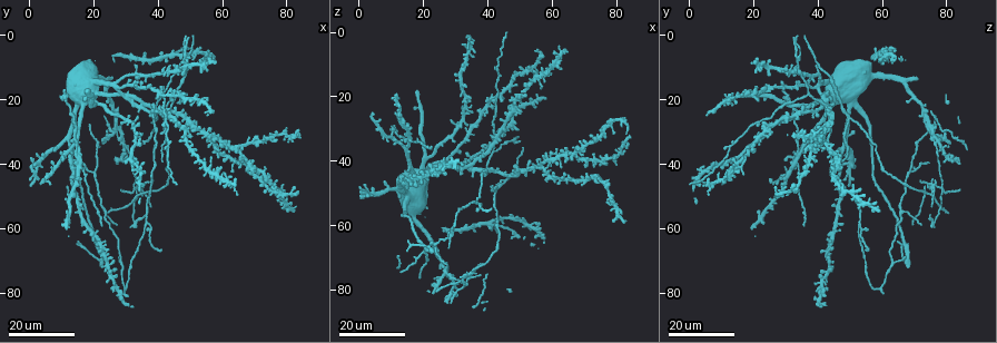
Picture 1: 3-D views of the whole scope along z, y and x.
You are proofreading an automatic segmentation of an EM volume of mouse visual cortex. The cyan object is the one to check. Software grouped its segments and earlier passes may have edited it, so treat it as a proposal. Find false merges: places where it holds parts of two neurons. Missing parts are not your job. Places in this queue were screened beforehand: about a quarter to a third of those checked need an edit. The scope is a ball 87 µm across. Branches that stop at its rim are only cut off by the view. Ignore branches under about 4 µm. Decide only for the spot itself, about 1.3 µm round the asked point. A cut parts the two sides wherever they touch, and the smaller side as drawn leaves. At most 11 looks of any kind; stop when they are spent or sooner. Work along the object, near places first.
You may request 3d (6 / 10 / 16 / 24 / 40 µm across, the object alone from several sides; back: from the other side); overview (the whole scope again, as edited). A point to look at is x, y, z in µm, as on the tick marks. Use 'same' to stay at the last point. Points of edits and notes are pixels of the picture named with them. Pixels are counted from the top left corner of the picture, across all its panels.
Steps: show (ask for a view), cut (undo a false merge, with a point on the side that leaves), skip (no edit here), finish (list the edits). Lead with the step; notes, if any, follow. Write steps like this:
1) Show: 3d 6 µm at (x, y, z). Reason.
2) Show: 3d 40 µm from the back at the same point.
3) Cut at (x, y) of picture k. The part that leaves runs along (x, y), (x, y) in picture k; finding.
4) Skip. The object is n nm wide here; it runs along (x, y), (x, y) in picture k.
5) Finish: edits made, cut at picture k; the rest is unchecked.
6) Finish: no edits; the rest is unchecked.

Show: 3d 24 µm at (55, 41, 15). Four or more arms meet.

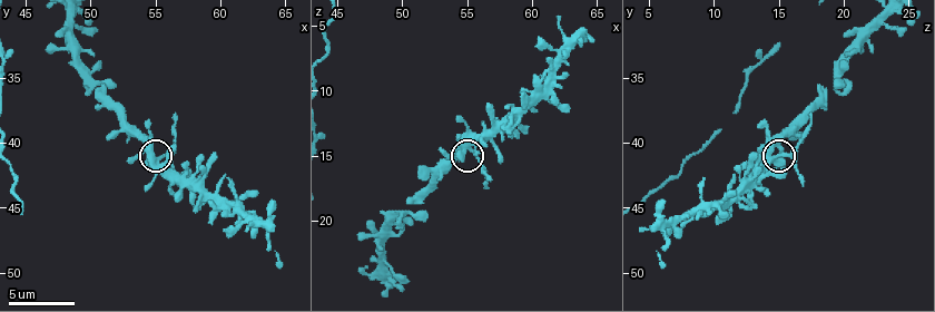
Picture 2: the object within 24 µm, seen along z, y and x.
Show: 3d 10 µm at (55.4, 41.2, 14.6). Zoom in.

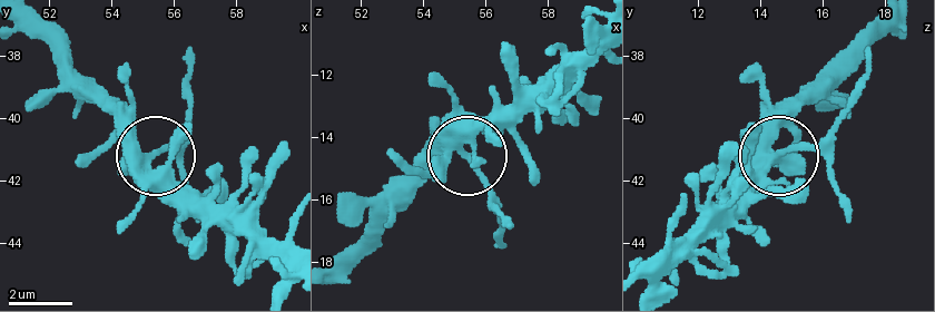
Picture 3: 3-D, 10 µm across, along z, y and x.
Cut at (490, 189) of picture 3. 4 arms meet here; the part that leaves runs along (777, 157), (830, 128), (867, 65), (865, 51) in picture 3; two neurons meet here.

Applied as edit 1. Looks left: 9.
Show: 3d 24 µm at (16, 40, 33). Three arms meet.

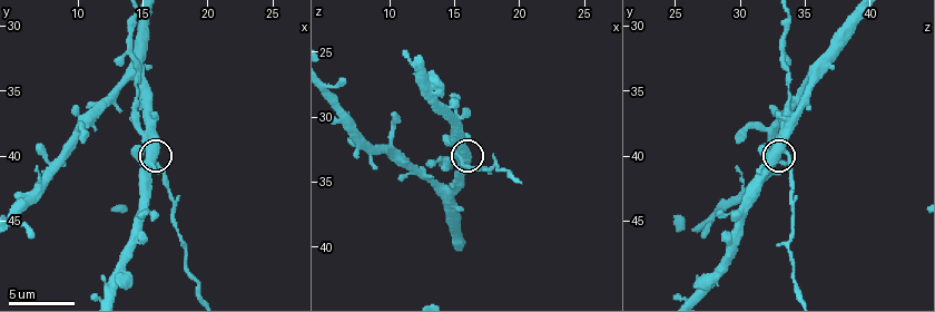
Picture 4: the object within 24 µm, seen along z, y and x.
Show: 3d 6 µm at the same point.

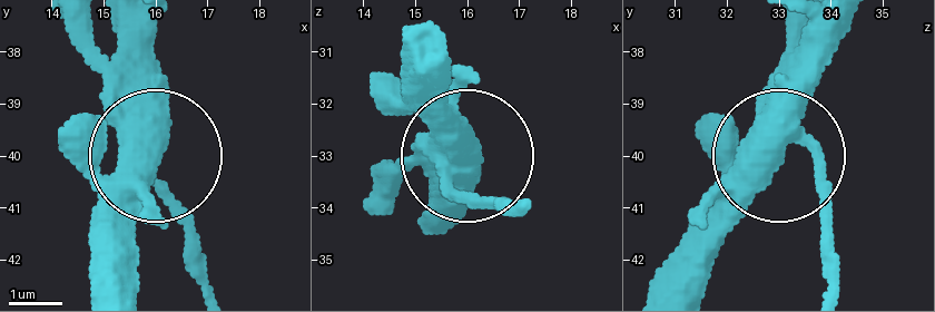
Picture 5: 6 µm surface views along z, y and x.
Cut at (464, 200) of picture 5. The object is 440 nm wide here; a second neuron is stuck on.

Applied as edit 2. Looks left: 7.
Show: overview. See it whole again.

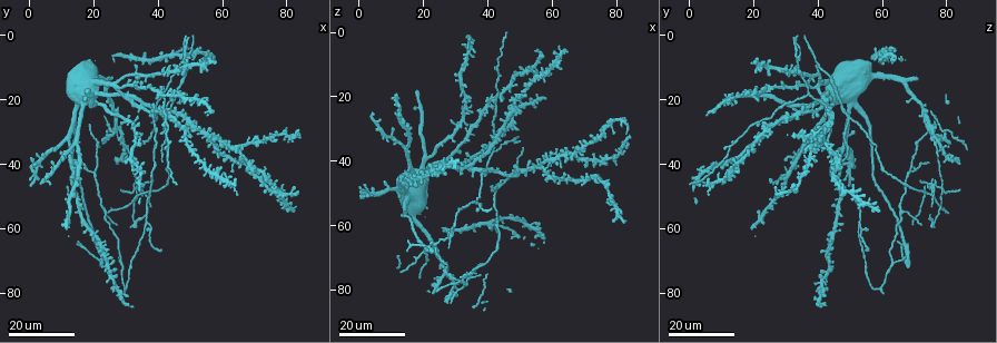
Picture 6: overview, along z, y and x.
Show: 3d 16 µm at (37, 59, 53). Three-way junction.

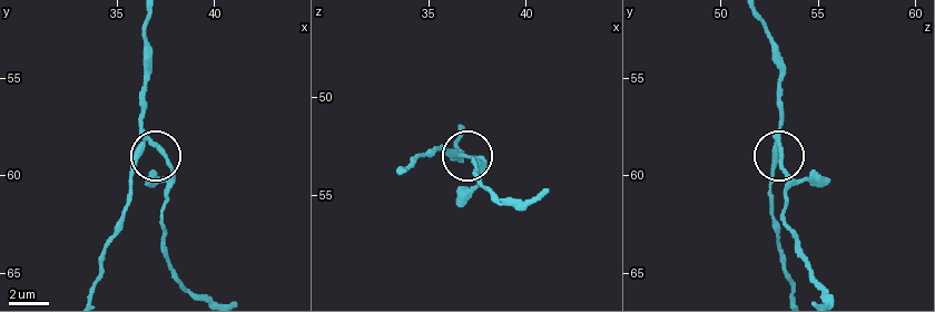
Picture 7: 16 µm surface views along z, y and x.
Show: 3d 10 µm at (36.6, 58.4, 52.9). Zoom in.

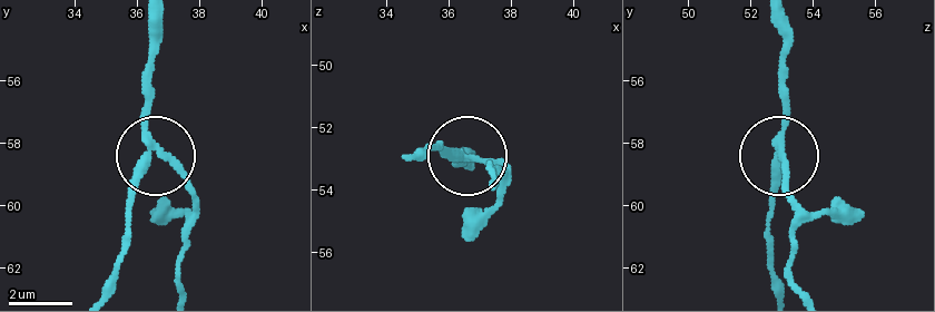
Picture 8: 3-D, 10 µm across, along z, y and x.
Cut at (186, 173) of picture 8. The part that leaves runs along (151, 145), (192, 206), (192, 239), (176, 286) in picture 8; a second neuron is stuck on.

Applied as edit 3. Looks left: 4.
Show: overview.

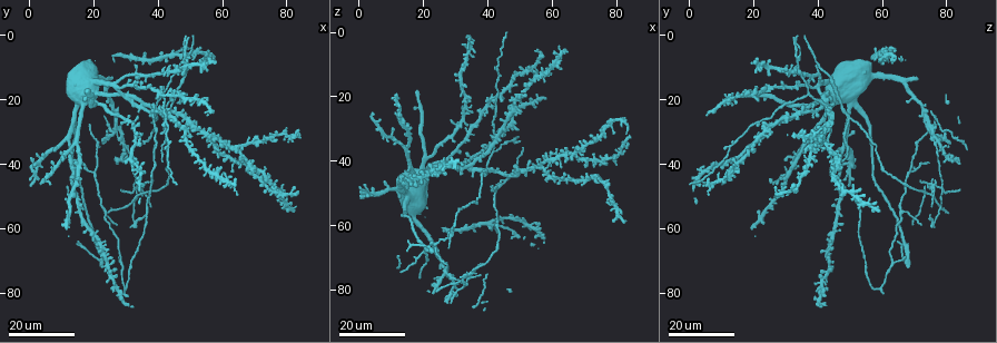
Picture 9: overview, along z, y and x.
Show: 3d 24 µm at (23, 54, 66). Three arms meet.

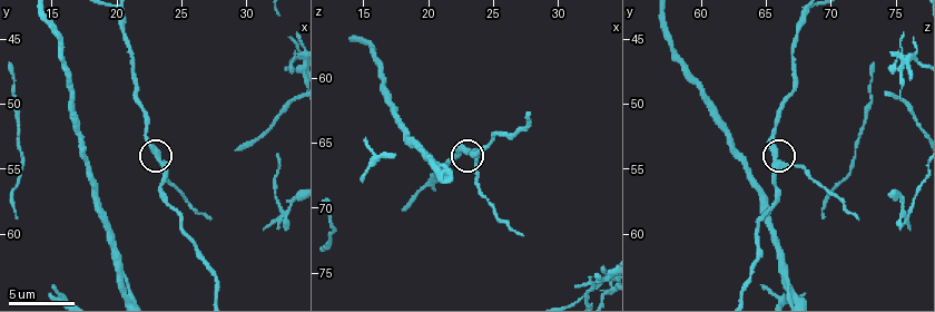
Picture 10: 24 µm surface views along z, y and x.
Show: 3d 6 µm at (23.8, 54.4, 66.2).

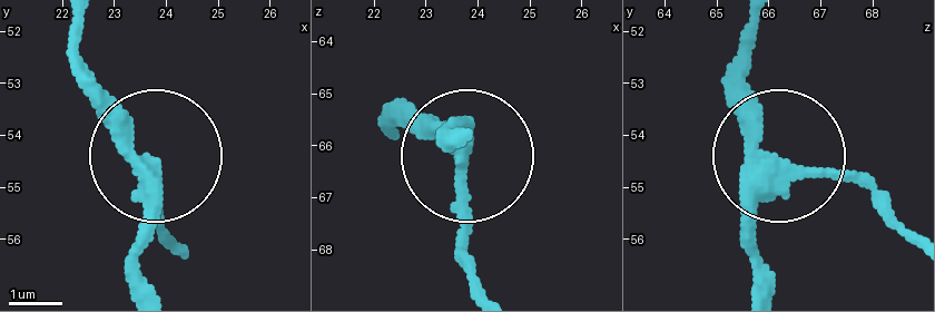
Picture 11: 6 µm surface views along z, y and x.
Show: 3d 6 µm from the back at (23.60, 54.60, 66.05).

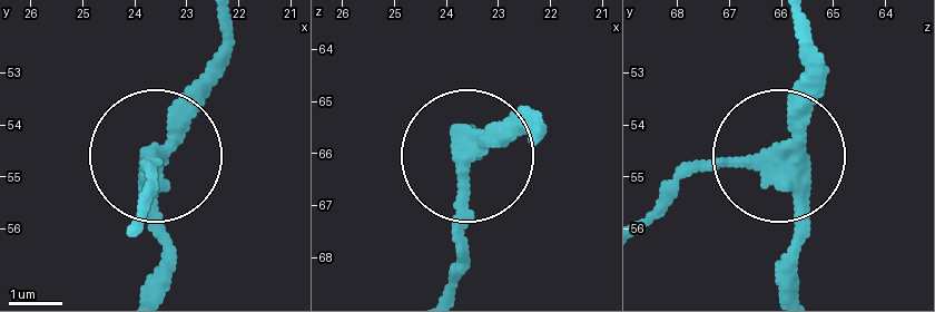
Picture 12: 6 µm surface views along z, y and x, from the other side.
Cut at (460, 225) of picture 12. 3 arms meet here; the part that leaves runs along (463, 153), (463, 255), (450, 282) in picture 12; a second neuron is stuck on.

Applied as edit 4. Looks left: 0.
Finish: edits made, cut at picture 3, cut at picture 5, cut at picture 8, cut at picture 12; the rest is unchecked.

